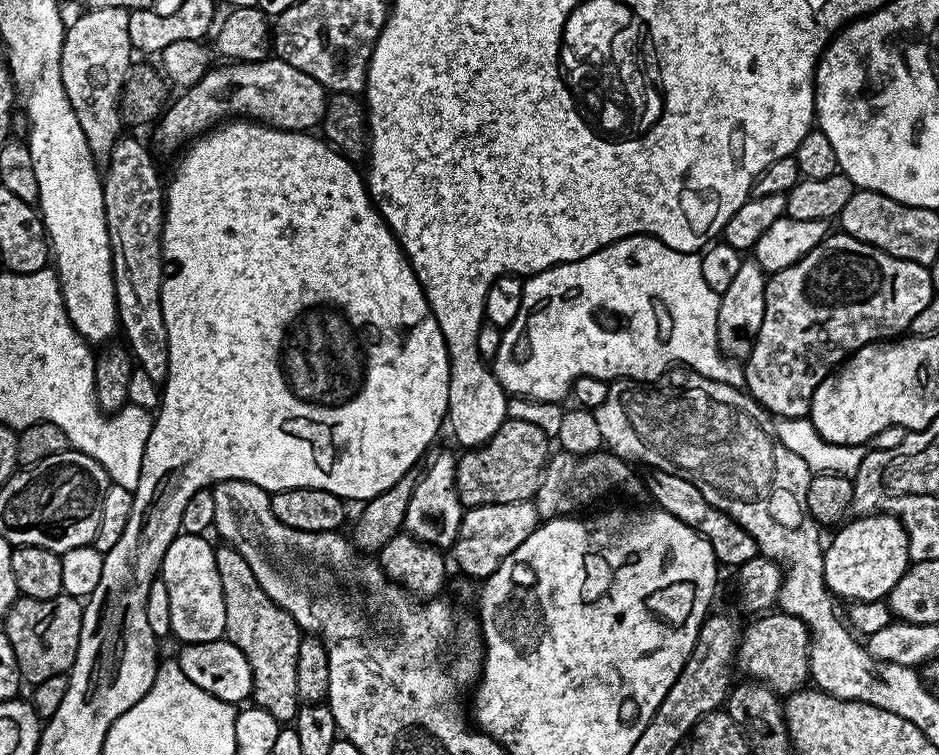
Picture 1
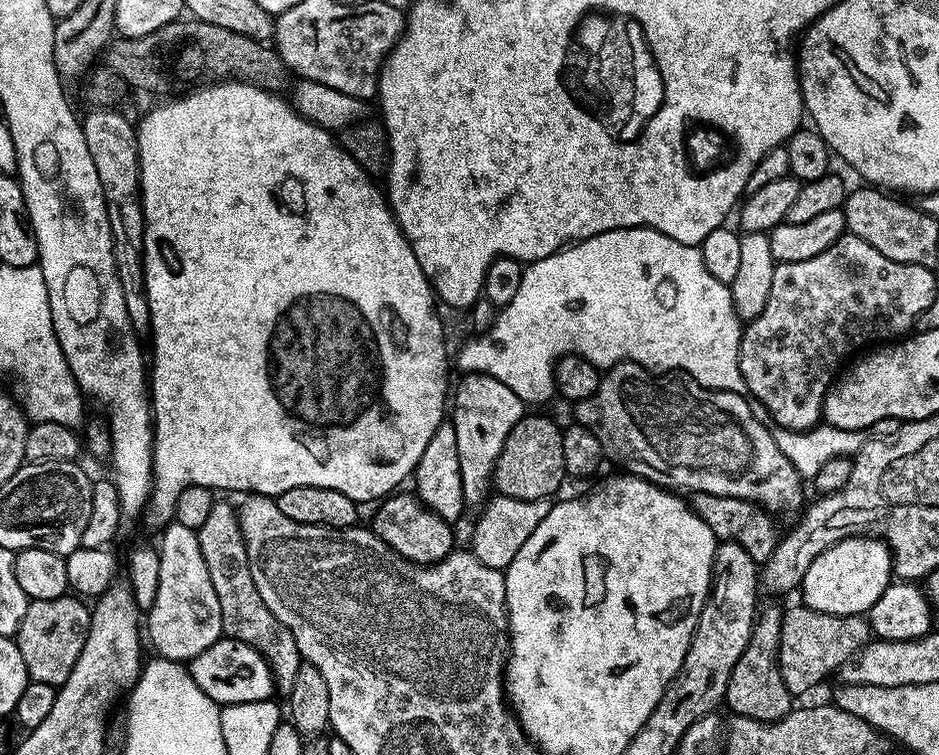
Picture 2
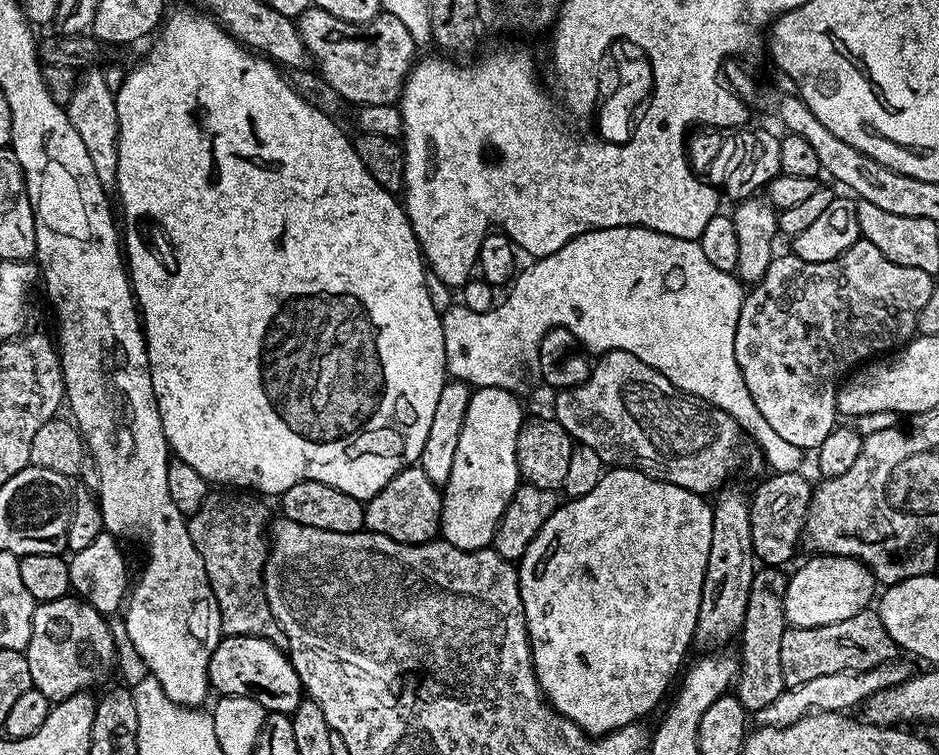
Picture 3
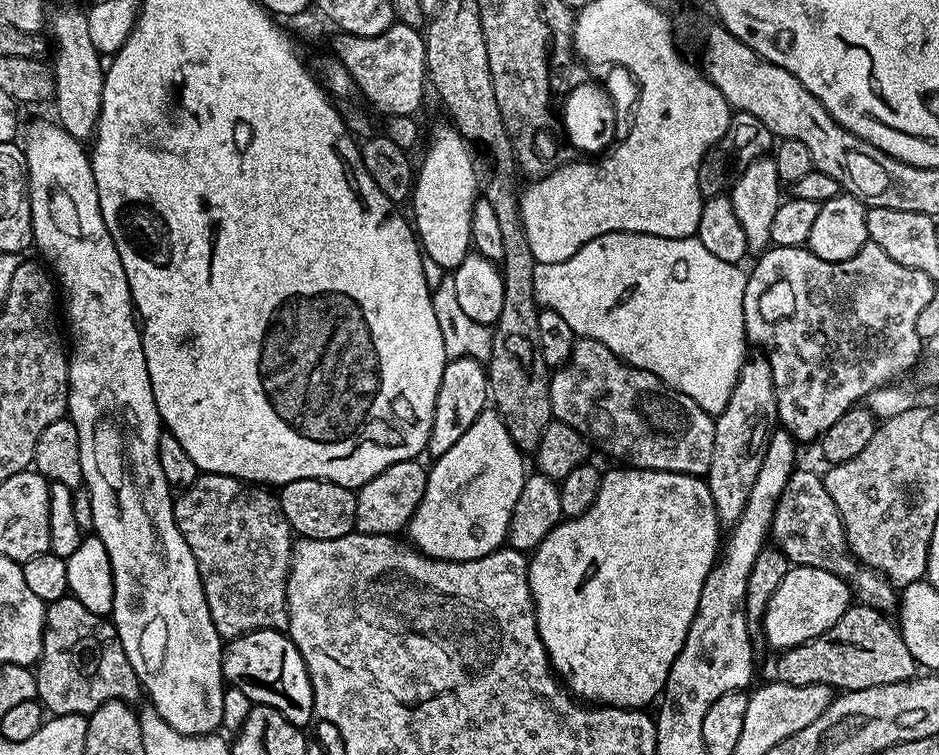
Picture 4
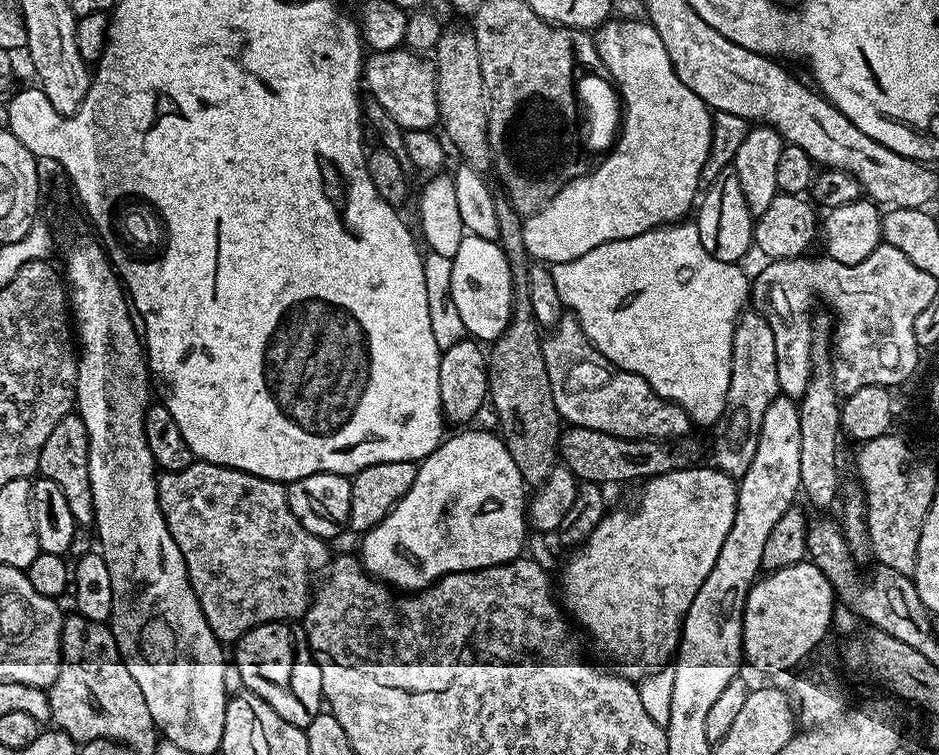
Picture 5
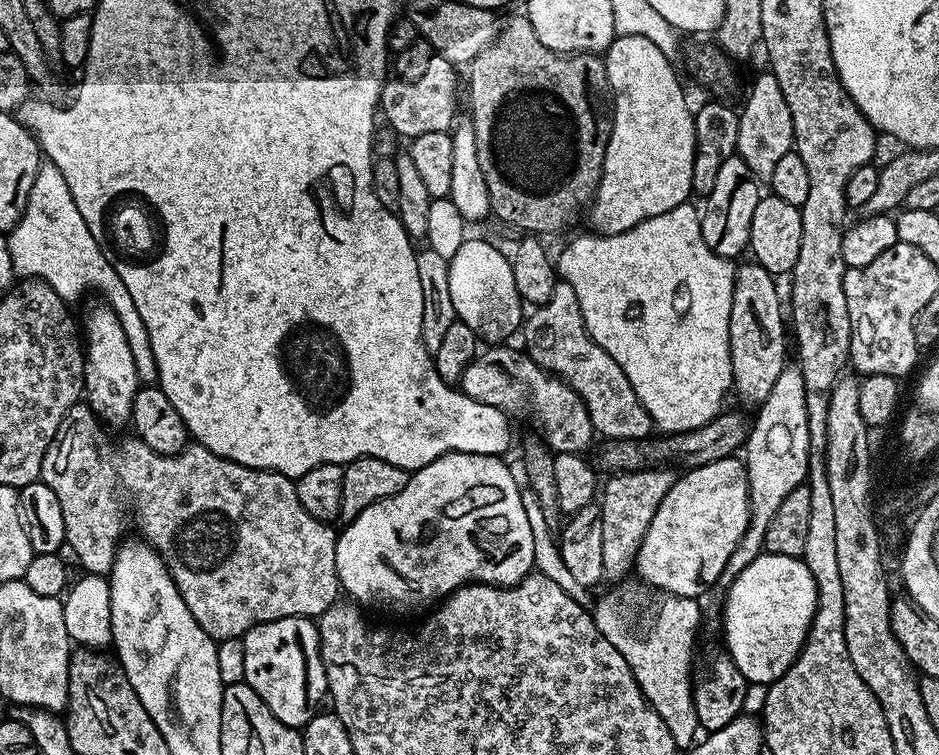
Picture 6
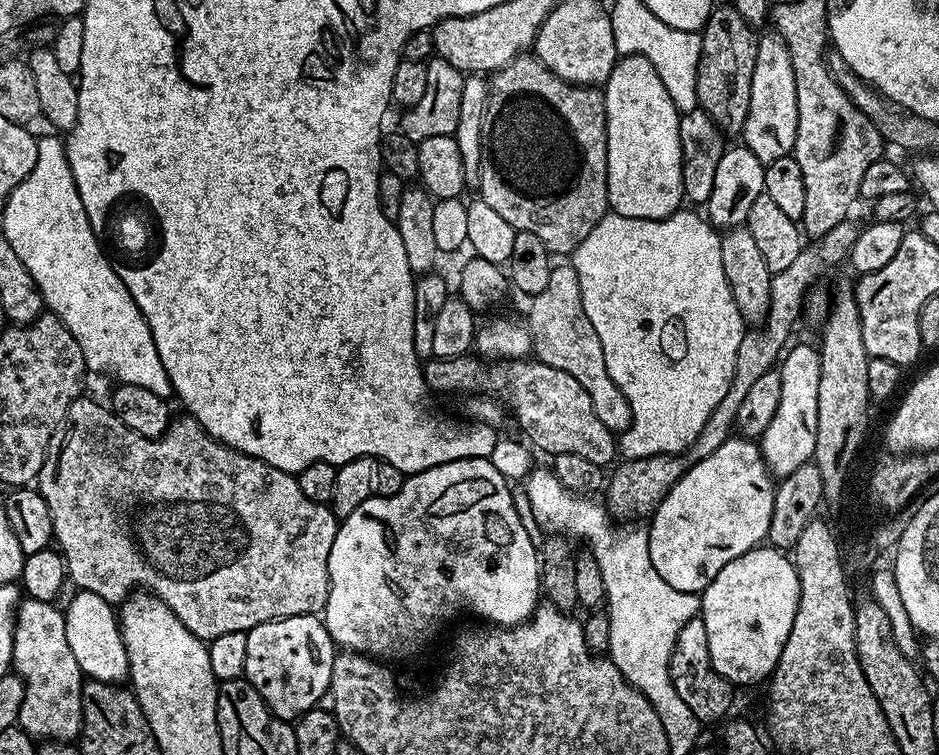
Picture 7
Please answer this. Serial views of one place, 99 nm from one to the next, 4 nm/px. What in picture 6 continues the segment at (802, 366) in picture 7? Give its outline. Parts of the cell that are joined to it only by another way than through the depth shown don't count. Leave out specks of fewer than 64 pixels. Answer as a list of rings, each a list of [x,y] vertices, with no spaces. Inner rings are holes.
[[[785,366],[782,374],[778,374],[778,382],[774,382],[774,390],[770,390],[764,403],[755,409],[756,420],[754,416],[754,427],[749,431],[746,445],[750,502],[748,532],[742,534],[738,546],[734,546],[734,554],[730,554],[731,561],[726,562],[725,572],[719,578],[721,585],[731,585],[734,577],[742,574],[742,570],[746,570],[754,558],[761,556],[764,552],[766,526],[770,526],[778,506],[782,506],[783,500],[790,495],[790,490],[805,483],[810,458],[810,426],[804,419],[805,402],[806,386],[802,374]]]

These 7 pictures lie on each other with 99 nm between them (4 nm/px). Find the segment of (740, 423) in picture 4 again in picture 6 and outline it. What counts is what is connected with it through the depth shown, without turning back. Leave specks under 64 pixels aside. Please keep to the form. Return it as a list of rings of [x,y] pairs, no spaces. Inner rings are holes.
[[[749,262],[749,264],[740,264],[736,270],[736,277],[734,278],[734,298],[730,306],[730,358],[732,359],[732,388],[734,392],[740,395],[740,400],[744,404],[752,404],[751,406],[759,406],[764,403],[764,399],[770,394],[770,390],[774,390],[774,382],[778,382],[778,374],[782,374],[782,370],[786,366],[787,356],[790,356],[790,340],[786,335],[786,312],[780,309],[780,292],[776,289],[778,284],[777,277],[772,273],[767,272],[761,264]]]

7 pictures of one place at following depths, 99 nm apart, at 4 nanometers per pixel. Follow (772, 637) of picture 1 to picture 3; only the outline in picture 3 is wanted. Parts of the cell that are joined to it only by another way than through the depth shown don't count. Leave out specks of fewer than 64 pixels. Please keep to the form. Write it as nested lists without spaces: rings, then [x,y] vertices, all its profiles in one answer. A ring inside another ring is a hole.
[[[876,610],[854,614],[854,618],[842,618],[830,626],[794,628],[789,626],[782,634],[782,674],[787,687],[802,686],[822,674],[839,672],[865,672],[897,659],[898,647],[882,624]]]

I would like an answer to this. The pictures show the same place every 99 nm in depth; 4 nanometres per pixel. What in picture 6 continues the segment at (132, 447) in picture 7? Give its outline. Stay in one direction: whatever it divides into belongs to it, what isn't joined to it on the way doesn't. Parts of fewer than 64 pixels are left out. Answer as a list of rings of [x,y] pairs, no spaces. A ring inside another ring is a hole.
[[[87,403],[75,404],[46,450],[40,471],[40,479],[58,494],[66,521],[67,547],[72,547],[85,573],[108,576],[112,571],[118,541],[125,535],[124,512],[116,497],[116,488],[121,488],[132,499],[136,524],[144,531],[143,539],[159,552],[186,606],[190,606],[190,614],[213,640],[243,637],[254,626],[291,616],[319,618],[331,604],[337,603],[336,595],[342,592],[336,569],[337,529],[314,518],[298,502],[293,477],[242,466],[195,442],[178,455],[167,456],[150,450],[138,438],[112,440],[107,431],[111,432]]]

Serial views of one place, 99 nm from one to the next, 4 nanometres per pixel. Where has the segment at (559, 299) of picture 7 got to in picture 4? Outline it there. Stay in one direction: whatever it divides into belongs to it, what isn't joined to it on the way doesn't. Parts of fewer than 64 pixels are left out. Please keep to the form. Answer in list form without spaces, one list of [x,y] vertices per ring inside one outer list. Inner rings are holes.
[[[577,339],[574,350],[568,359],[568,363],[564,364],[561,368],[555,369],[555,371],[551,373],[551,377],[550,402],[552,403],[553,417],[562,422],[566,422],[566,426],[585,433],[593,445],[601,444],[601,446],[616,459],[613,461],[623,462],[625,465],[633,468],[651,468],[654,472],[673,472],[674,474],[686,474],[687,476],[707,477],[716,421],[706,410],[702,410],[702,406],[698,406],[698,402],[694,402],[694,398],[690,398],[686,394],[682,394],[678,390],[666,386],[654,374],[650,374],[641,368],[633,368],[631,364],[624,363],[624,361],[618,359],[609,348],[602,346],[602,342],[598,342],[597,340]]]

